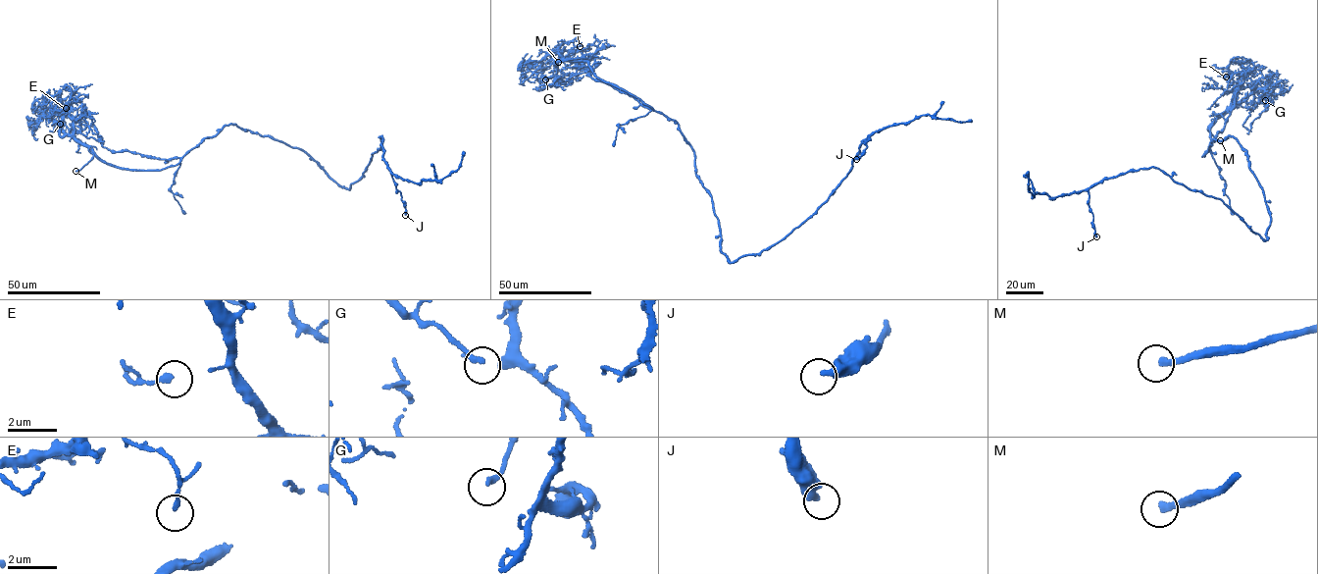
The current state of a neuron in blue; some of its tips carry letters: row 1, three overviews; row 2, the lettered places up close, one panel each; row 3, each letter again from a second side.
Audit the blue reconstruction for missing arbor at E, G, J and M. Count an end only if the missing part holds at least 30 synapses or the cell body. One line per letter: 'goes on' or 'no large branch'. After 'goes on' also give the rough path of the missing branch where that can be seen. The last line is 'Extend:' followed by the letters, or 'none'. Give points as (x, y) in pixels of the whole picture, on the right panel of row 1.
E: no large branch
G: no large branch
J: no large branch
M: goes on
Extend: M

